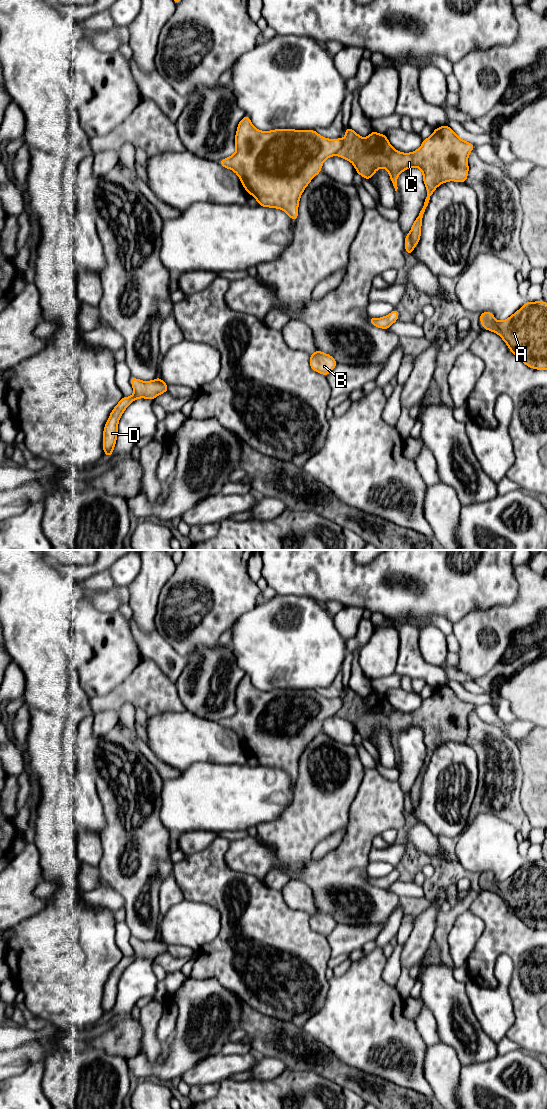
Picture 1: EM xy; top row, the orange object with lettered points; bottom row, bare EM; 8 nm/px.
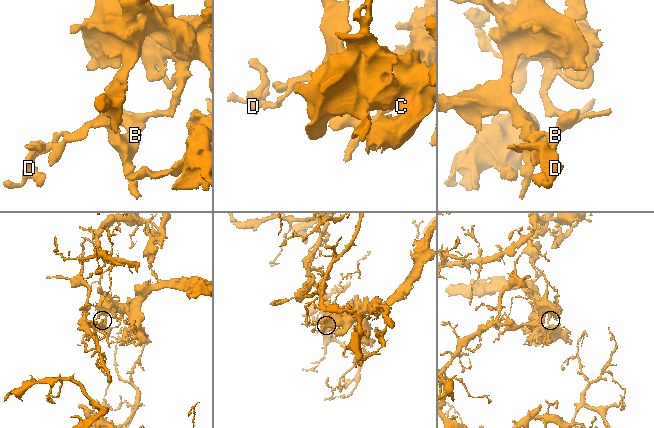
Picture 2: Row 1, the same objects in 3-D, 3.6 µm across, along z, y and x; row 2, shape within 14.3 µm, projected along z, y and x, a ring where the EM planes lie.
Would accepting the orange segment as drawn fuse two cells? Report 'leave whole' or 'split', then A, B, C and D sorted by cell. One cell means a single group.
split; groups A C / B D

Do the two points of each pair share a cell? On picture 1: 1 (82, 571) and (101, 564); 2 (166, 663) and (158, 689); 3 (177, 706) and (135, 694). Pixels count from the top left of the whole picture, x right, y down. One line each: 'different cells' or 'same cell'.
1: same cell
2: different cells
3: same cell

